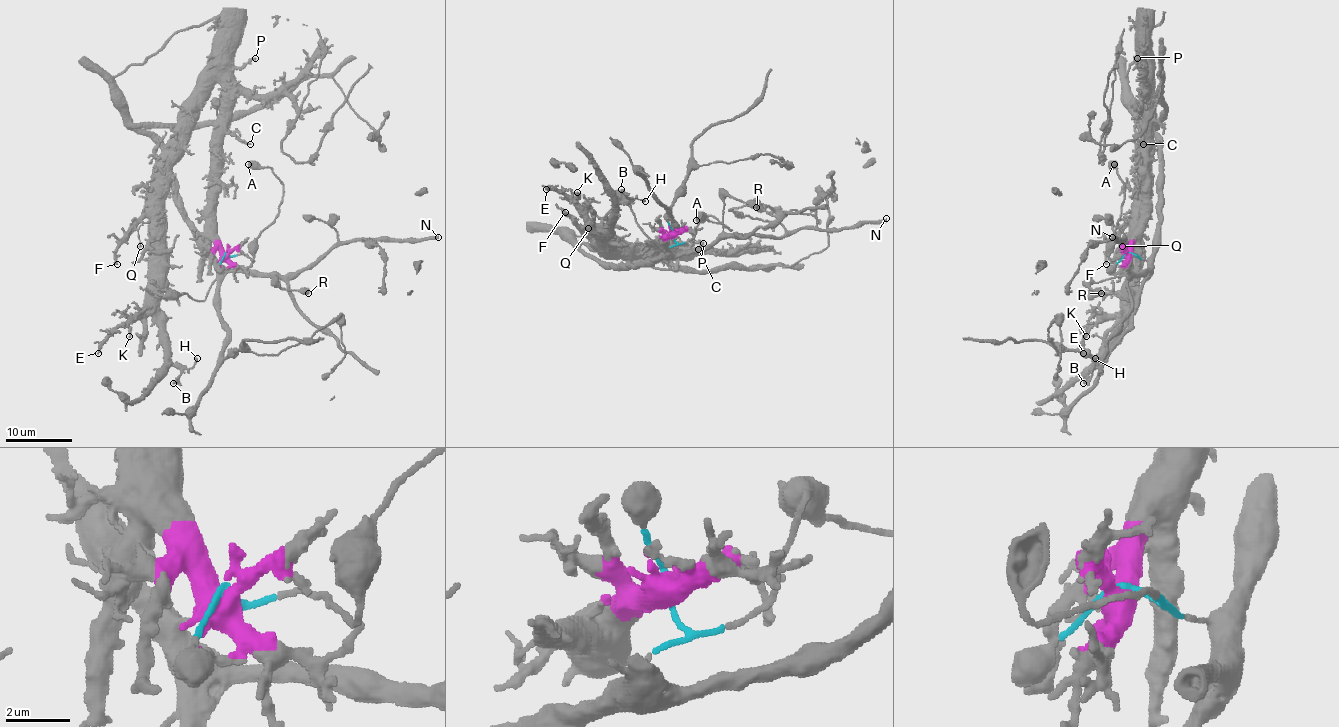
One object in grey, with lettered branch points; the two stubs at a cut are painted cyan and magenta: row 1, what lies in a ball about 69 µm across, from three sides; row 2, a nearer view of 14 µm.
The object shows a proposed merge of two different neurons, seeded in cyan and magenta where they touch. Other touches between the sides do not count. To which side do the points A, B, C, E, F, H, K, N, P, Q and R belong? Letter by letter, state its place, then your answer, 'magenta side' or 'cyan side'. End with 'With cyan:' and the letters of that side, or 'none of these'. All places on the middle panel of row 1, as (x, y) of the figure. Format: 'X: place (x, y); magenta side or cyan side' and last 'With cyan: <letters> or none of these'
A: place (696, 220); cyan side
B: place (621, 189); magenta side
C: place (698, 249); magenta side
E: place (546, 189); magenta side
F: place (565, 212); magenta side
H: place (645, 201); magenta side
K: place (577, 192); magenta side
N: place (886, 218); cyan side
P: place (703, 243); magenta side
Q: place (588, 228); magenta side
R: place (756, 207); cyan side
With cyan: A, N, R

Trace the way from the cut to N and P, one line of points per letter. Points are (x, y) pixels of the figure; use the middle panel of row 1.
N: (674, 234), (675, 243), (665, 254), (705, 251), (725, 238), (778, 236), (802, 228), (848, 229), (886, 218)
P: (674, 234), (662, 248), (690, 248), (695, 243), (704, 243)

